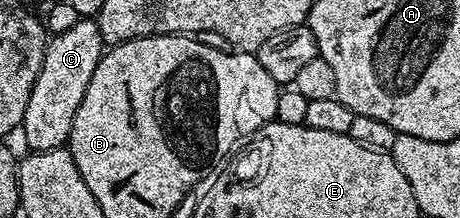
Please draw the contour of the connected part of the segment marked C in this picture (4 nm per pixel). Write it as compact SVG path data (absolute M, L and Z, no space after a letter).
M80 18L76 26L64 30L64 34L53 34L47 39L44 62L40 66L40 74L36 74L36 82L32 86L32 94L28 94L28 106L24 110L24 118L20 125L20 133L26 139L30 152L56 150L69 141L72 122L76 118L76 110L80 110L80 102L84 102L84 94L88 82L92 82L92 74L96 74L96 66L102 61L104 45L98 29L97 19Z

